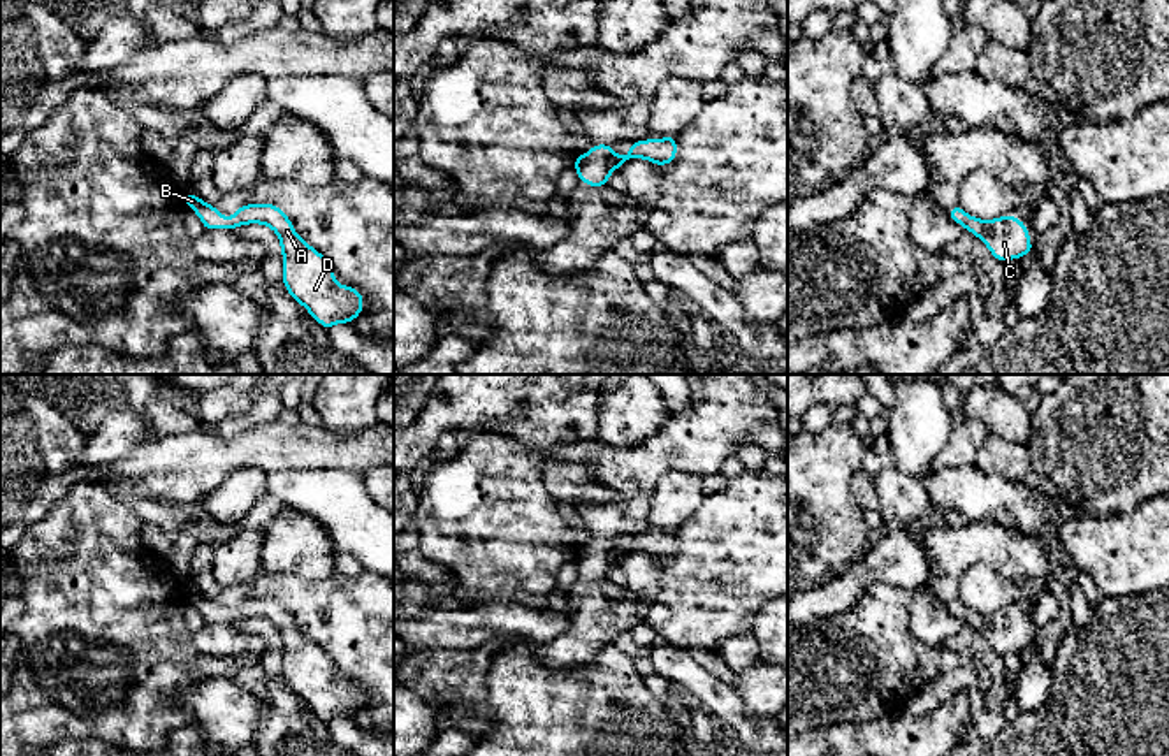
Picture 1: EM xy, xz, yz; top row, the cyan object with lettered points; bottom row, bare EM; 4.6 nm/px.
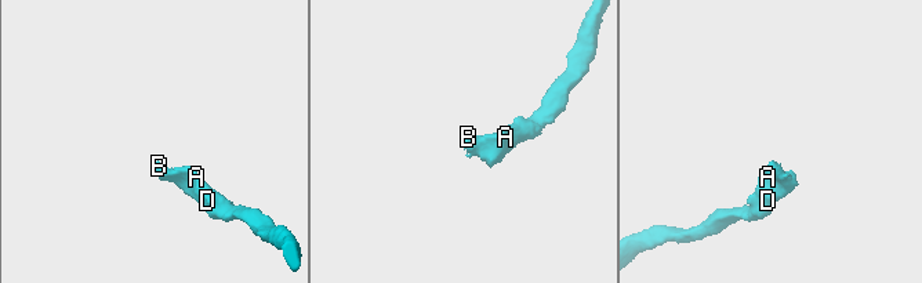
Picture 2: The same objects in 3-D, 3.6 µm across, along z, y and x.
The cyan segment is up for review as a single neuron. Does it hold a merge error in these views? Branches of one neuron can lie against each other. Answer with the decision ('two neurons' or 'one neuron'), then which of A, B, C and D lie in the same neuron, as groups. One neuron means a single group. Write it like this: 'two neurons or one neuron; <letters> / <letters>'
one neuron; A B C D

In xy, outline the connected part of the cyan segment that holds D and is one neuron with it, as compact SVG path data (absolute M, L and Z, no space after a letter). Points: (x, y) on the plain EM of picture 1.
M197 587L181 589L200 612L204 624L234 624L248 617L267 619L280 631L283 673L287 686L323 721L352 717L364 703L364 691L355 680L338 679L329 654L309 640L294 622L292 614L276 598L244 598L225 612L216 600L206 598Z

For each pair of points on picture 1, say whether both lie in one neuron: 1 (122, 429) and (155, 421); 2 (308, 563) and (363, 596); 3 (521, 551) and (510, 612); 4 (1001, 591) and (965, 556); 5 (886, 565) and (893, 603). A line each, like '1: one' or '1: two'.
1: one
2: two
3: two
4: two
5: two

